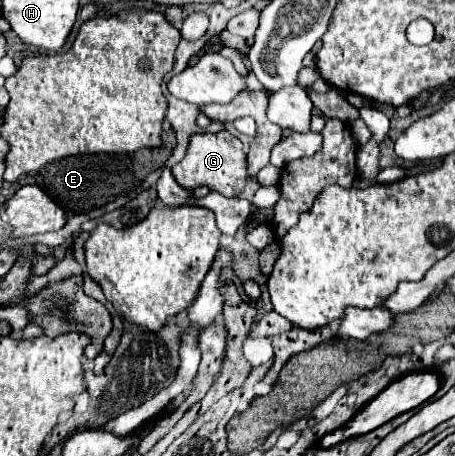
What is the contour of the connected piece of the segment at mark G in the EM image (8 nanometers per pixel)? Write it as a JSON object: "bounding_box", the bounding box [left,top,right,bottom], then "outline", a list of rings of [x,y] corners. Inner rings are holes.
{"bounding_box":[172,131,248,197],"outline":[[[228,131],[194,133],[194,137],[190,137],[186,157],[172,167],[172,175],[186,189],[208,185],[212,191],[218,191],[224,197],[238,197],[244,191],[244,185],[248,181],[244,145],[238,137],[234,137]]]}

